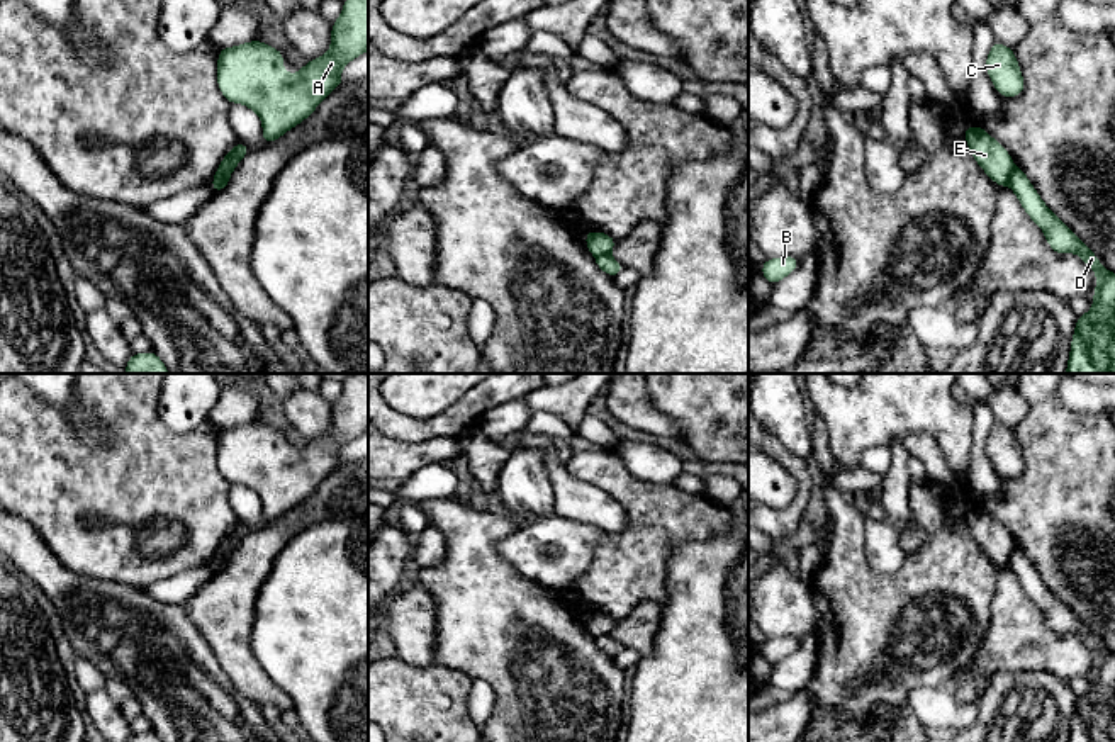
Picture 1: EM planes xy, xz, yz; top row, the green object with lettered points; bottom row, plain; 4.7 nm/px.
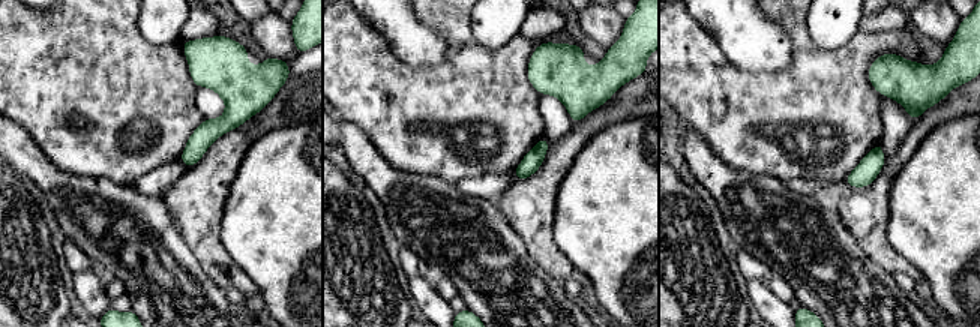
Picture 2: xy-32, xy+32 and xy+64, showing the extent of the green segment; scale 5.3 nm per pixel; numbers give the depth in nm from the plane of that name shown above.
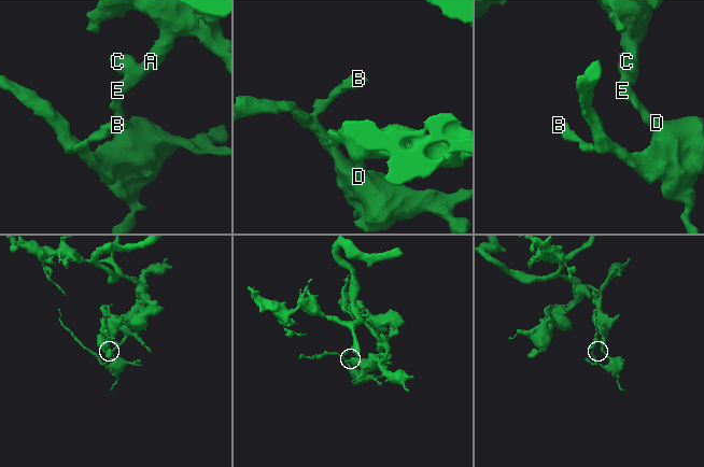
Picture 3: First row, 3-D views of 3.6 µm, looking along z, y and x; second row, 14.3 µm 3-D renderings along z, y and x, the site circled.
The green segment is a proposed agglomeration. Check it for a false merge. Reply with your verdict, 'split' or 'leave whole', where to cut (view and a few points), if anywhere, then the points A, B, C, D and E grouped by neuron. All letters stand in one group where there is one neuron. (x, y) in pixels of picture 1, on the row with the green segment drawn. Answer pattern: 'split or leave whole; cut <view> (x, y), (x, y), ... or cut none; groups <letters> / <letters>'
split; cut xy (229, 172), (211, 184); groups A C E / B D

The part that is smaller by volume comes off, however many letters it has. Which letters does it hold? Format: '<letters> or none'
B, D

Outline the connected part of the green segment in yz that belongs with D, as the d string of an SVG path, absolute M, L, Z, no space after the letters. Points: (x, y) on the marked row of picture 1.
M1015 166L1008 185L1027 216L1042 229L1051 250L1057 255L1076 253L1096 275L1093 306L1076 318L1066 374L1115 374L1115 273L1105 270L1100 258L1045 205L1023 170Z

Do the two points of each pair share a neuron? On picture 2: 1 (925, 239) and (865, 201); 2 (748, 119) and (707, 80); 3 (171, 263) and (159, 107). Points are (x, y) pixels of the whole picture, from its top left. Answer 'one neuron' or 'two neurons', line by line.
1: two neurons
2: one neuron
3: two neurons

